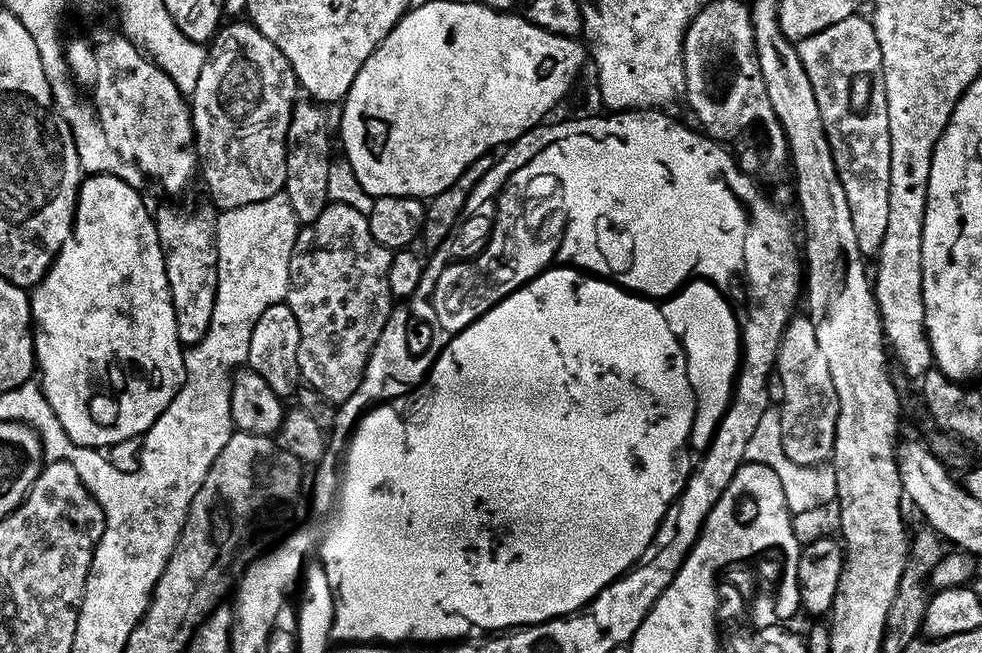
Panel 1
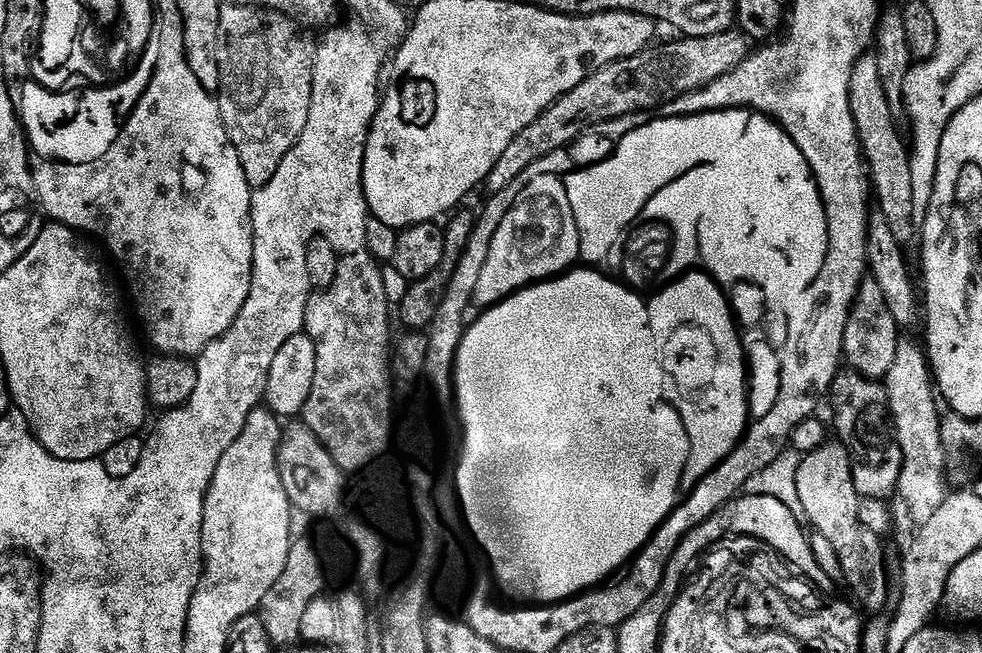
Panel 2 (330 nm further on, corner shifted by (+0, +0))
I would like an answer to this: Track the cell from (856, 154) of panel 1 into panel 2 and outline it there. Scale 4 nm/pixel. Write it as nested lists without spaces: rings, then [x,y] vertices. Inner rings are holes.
[[[866,278],[860,284],[856,300],[851,306],[848,320],[844,325],[846,334],[842,339],[844,360],[847,365],[861,376],[866,376],[870,380],[883,381],[884,377],[890,374],[890,366],[894,366],[894,354],[898,354],[902,328],[896,323],[894,314],[890,314],[890,306],[886,306],[886,294],[882,294],[882,286],[878,286],[876,280]]]

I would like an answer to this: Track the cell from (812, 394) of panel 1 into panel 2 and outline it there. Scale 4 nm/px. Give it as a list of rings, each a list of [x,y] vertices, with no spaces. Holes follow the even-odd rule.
[[[833,442],[833,444],[824,444],[821,448],[814,449],[809,456],[805,455],[798,466],[797,488],[802,500],[802,508],[805,511],[804,520],[809,525],[814,524],[815,531],[825,535],[834,546],[835,553],[838,554],[846,587],[848,586],[852,591],[853,598],[851,599],[861,609],[864,607],[866,611],[872,612],[868,614],[883,613],[880,611],[888,604],[888,564],[884,561],[884,544],[880,541],[881,533],[868,528],[859,518],[859,504],[862,497],[852,477],[852,458],[848,455],[847,448],[839,442]]]

